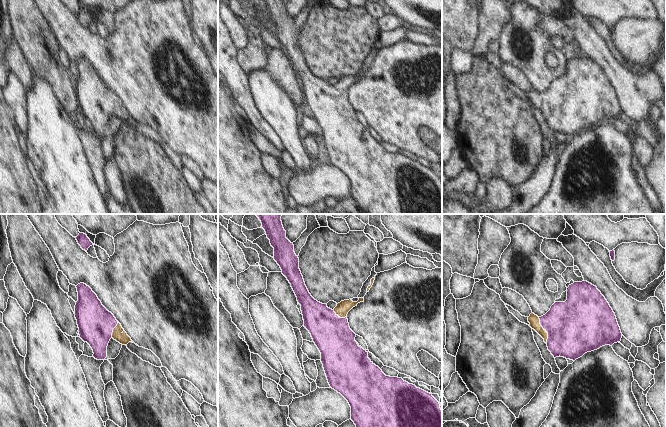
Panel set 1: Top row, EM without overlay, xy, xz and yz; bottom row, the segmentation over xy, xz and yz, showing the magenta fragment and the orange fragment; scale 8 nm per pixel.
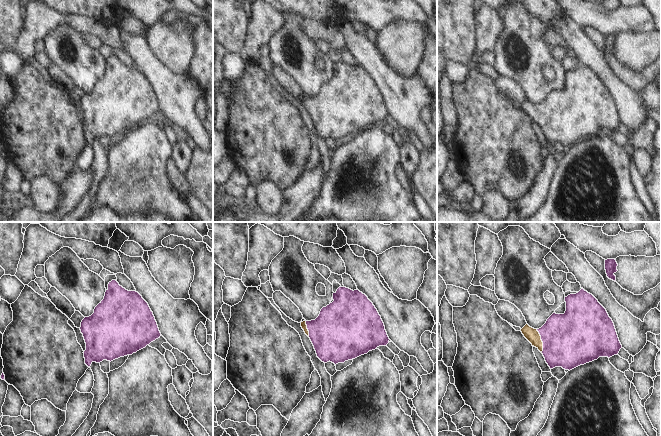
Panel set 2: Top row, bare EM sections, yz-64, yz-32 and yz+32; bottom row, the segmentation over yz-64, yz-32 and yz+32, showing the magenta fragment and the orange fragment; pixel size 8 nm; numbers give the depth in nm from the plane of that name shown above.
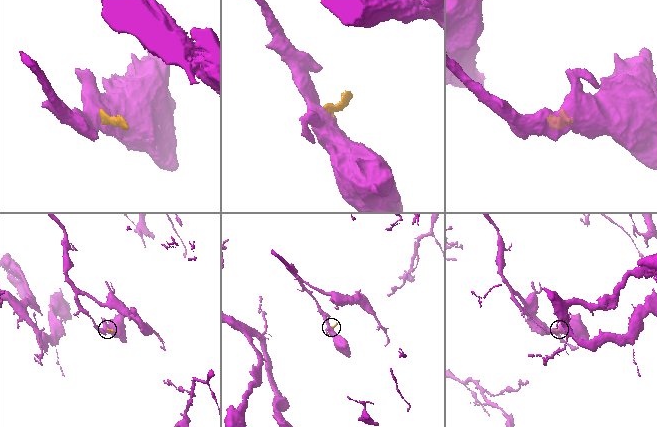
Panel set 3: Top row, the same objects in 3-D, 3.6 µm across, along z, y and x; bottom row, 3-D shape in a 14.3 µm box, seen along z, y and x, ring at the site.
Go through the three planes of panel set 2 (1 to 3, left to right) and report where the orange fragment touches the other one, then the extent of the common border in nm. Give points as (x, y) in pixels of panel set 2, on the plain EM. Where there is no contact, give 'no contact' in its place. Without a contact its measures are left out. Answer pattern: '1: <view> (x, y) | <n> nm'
1: no contact
2: yz-32 (307, 104) | 130 nm
3: yz+32 (542, 117) | 200 nm

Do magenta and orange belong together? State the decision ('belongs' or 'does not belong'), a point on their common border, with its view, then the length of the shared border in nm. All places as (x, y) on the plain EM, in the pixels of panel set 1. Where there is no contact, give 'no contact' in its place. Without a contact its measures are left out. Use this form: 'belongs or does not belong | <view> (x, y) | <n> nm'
belongs | yz (544, 105) | 220 nm

